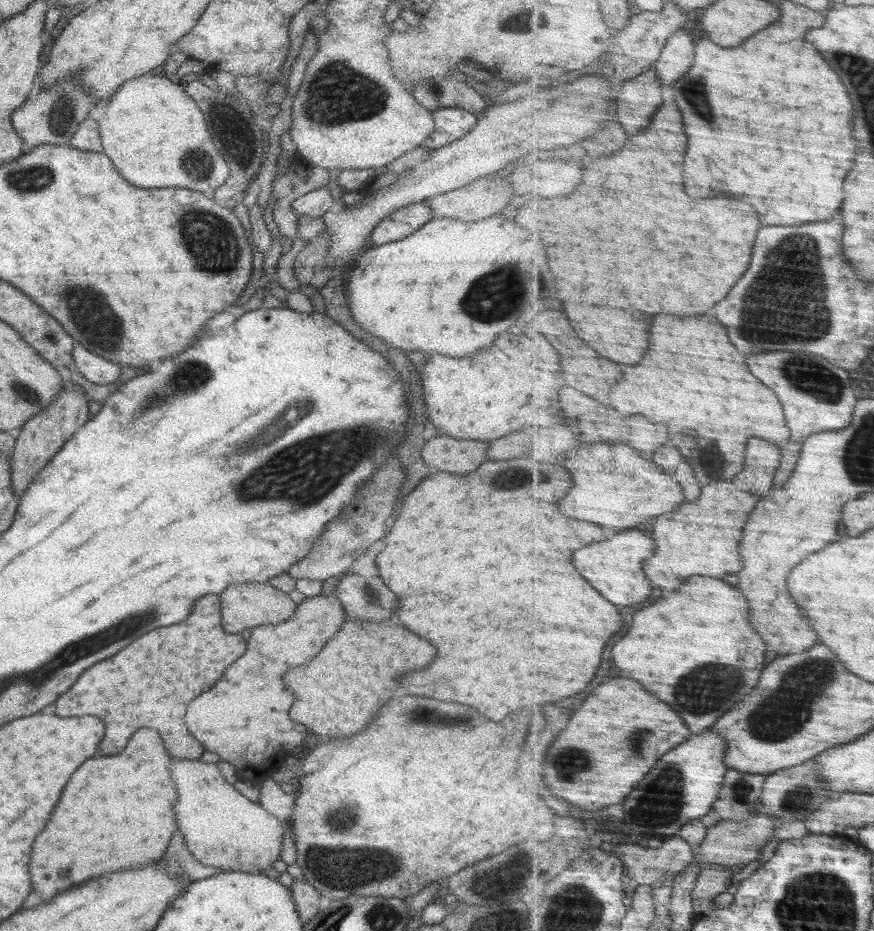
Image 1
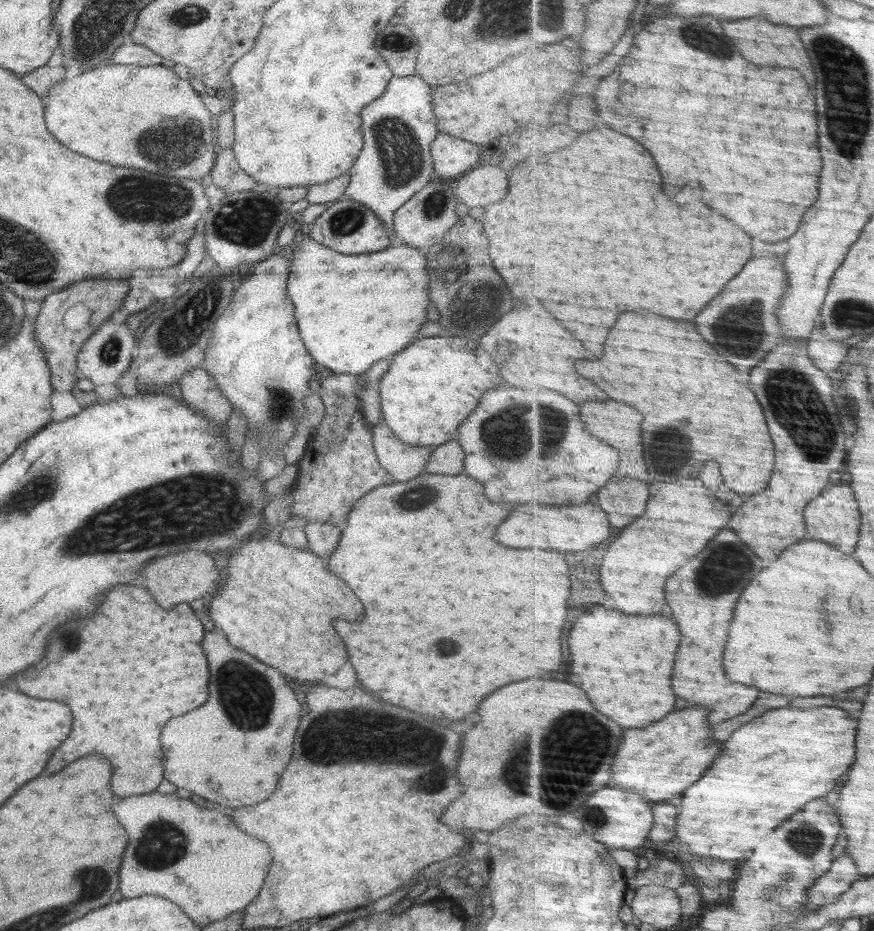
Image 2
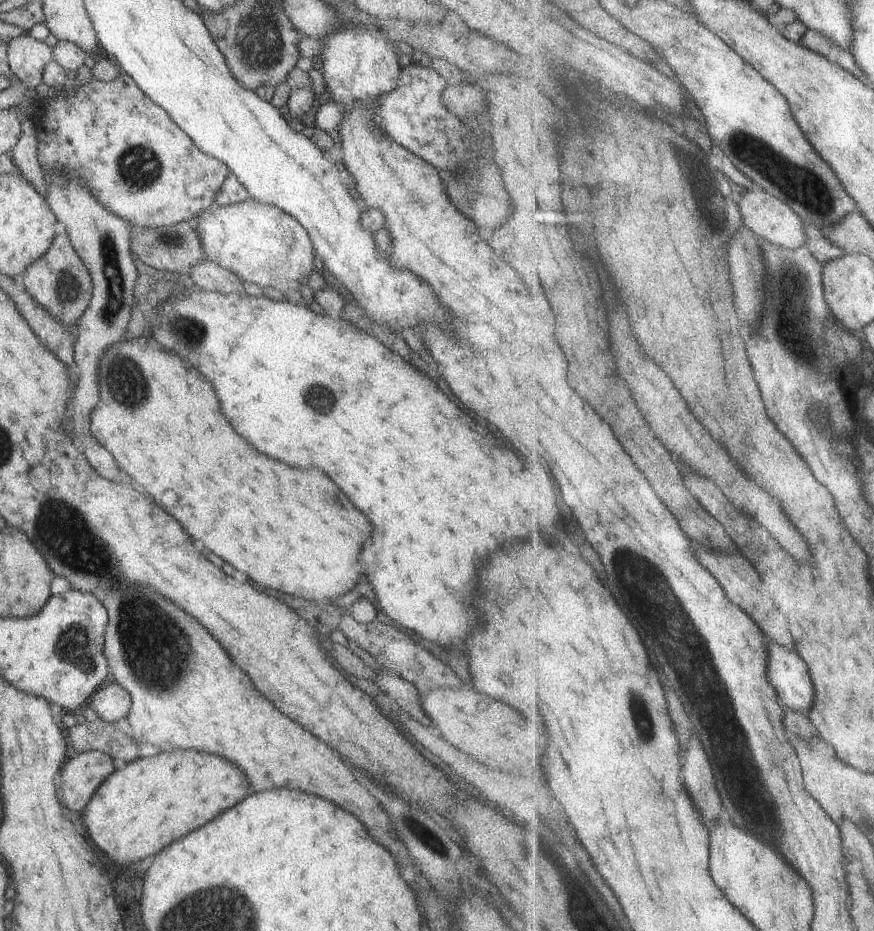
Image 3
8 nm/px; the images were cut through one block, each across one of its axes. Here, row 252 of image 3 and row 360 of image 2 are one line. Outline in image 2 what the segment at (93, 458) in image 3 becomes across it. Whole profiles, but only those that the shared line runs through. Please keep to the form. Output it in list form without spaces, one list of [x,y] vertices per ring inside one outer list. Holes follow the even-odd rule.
[[[115,317],[105,320],[96,332],[90,335],[77,356],[77,372],[79,378],[90,379],[93,384],[115,384],[124,371],[129,370],[131,361],[137,354],[137,342],[133,332],[125,322],[118,324]]]

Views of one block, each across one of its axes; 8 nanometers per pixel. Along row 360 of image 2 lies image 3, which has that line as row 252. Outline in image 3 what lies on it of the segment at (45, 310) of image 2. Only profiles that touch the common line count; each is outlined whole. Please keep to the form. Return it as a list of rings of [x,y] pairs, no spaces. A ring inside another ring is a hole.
[[[67,233],[55,235],[50,248],[33,262],[19,280],[28,294],[65,328],[75,330],[79,318],[91,301],[93,284],[86,265],[77,255]]]

